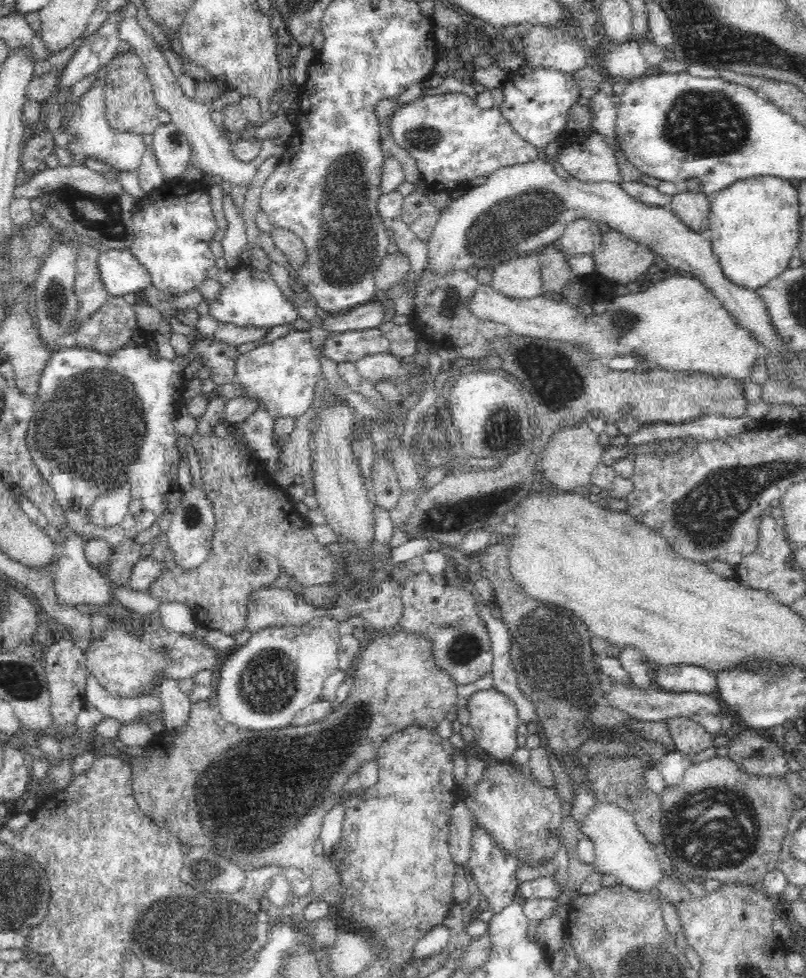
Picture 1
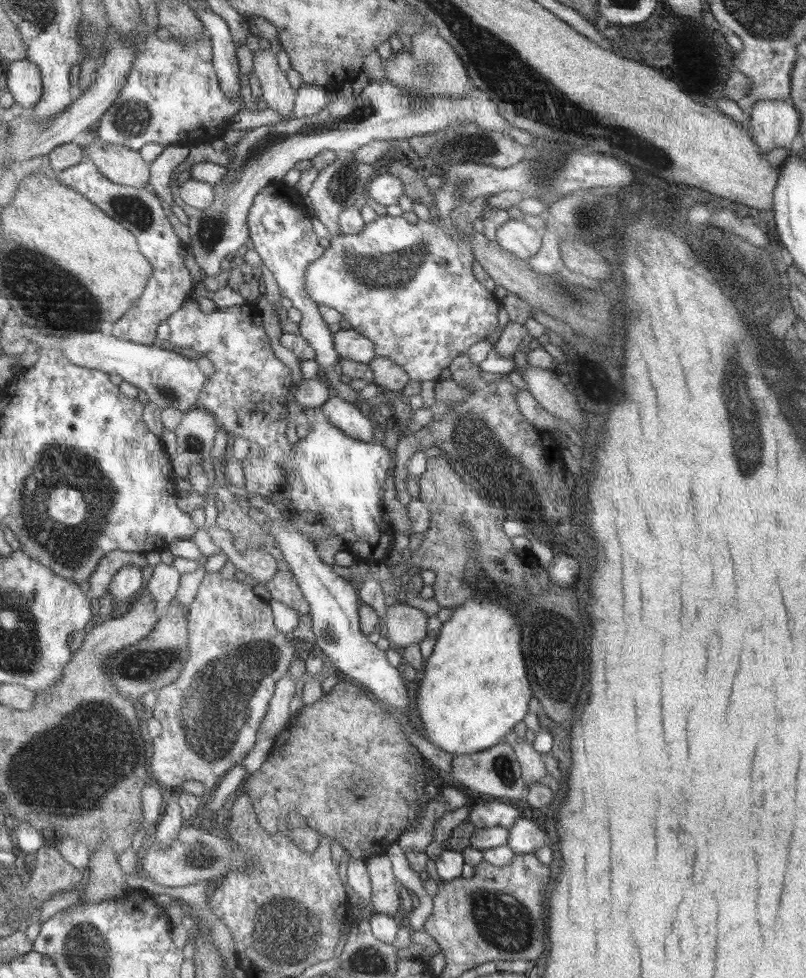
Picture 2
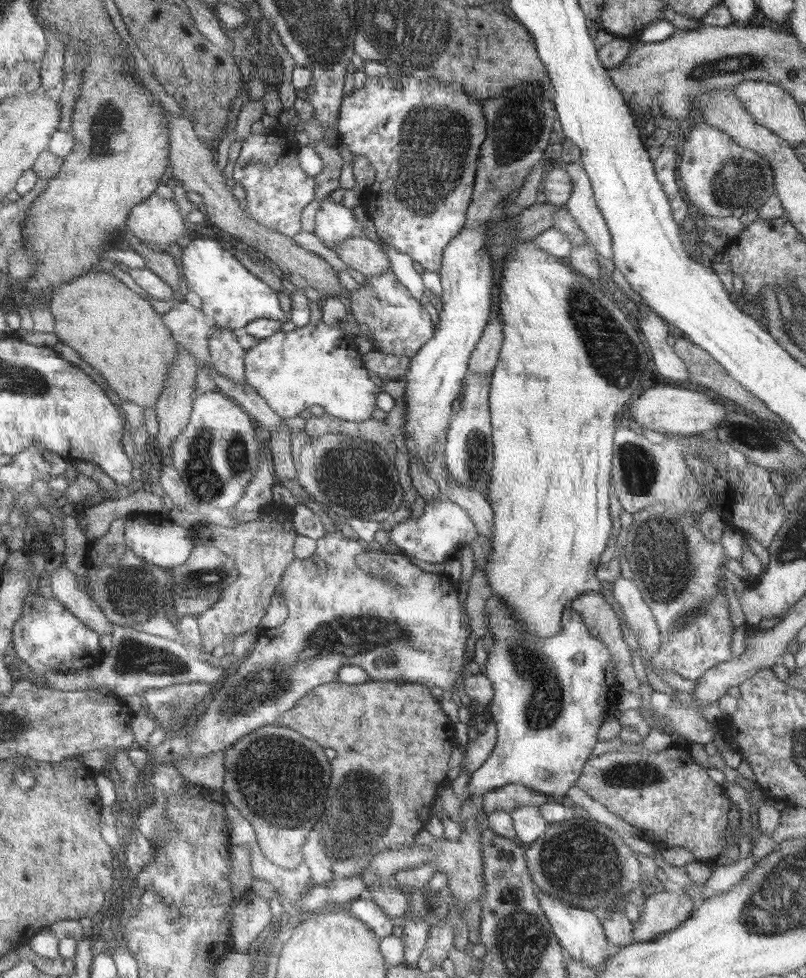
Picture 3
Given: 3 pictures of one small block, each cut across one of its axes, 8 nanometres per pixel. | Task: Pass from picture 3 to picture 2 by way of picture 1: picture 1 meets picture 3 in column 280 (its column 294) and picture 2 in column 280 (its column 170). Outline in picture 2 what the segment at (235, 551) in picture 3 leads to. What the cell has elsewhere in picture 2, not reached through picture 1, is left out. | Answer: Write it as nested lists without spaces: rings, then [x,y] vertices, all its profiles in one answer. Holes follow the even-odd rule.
[[[279,568],[279,572],[275,574],[275,578],[271,580],[271,582],[261,582],[261,580],[257,580],[257,578],[253,578],[253,576],[249,576],[249,574],[245,574],[245,572],[237,572],[237,578],[241,580],[241,582],[245,582],[247,586],[265,586],[265,590],[271,594],[271,598],[273,600],[279,600],[279,602],[283,602],[285,606],[291,606],[291,608],[295,608],[297,612],[301,612],[303,616],[307,616],[307,614],[311,614],[311,602],[301,602],[299,600],[299,592],[295,592],[295,586],[291,586],[291,584],[285,584],[285,576],[283,576],[283,570]]]

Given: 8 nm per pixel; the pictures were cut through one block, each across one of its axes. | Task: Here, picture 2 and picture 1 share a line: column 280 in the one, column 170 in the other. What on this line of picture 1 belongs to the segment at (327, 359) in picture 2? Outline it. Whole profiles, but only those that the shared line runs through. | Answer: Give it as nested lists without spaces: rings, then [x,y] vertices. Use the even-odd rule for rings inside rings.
[[[174,180],[136,204],[136,240],[130,246],[130,254],[140,260],[152,284],[156,284],[156,288],[164,294],[172,290],[180,296],[198,290],[198,286],[206,280],[206,272],[216,266],[218,258],[212,254],[210,242],[218,232],[218,222],[212,212],[208,190],[210,184],[206,184],[206,180],[192,184]]]

